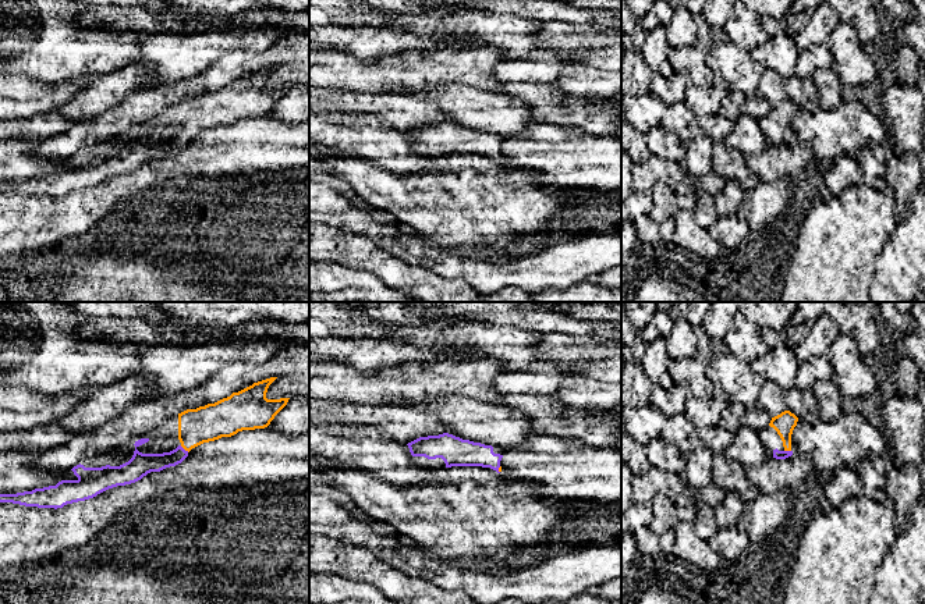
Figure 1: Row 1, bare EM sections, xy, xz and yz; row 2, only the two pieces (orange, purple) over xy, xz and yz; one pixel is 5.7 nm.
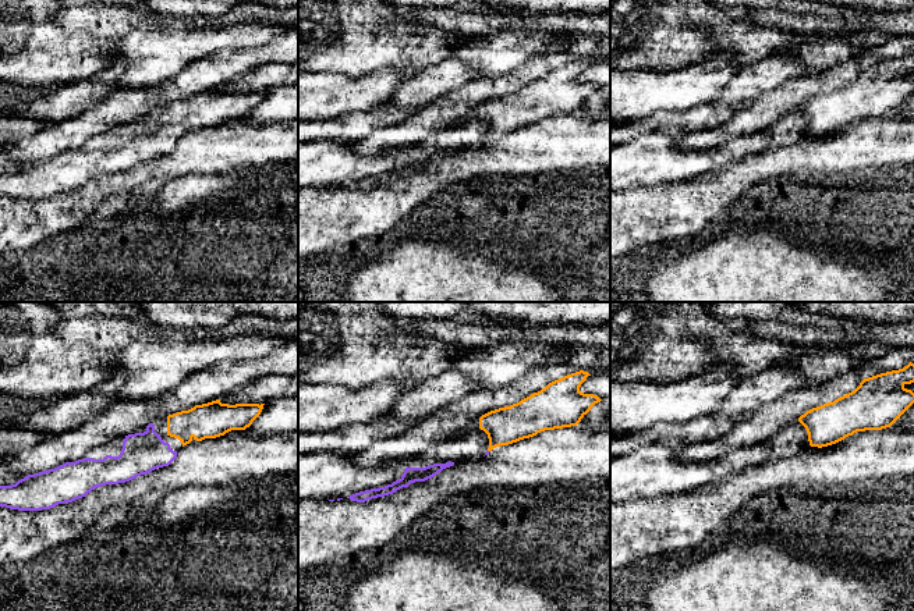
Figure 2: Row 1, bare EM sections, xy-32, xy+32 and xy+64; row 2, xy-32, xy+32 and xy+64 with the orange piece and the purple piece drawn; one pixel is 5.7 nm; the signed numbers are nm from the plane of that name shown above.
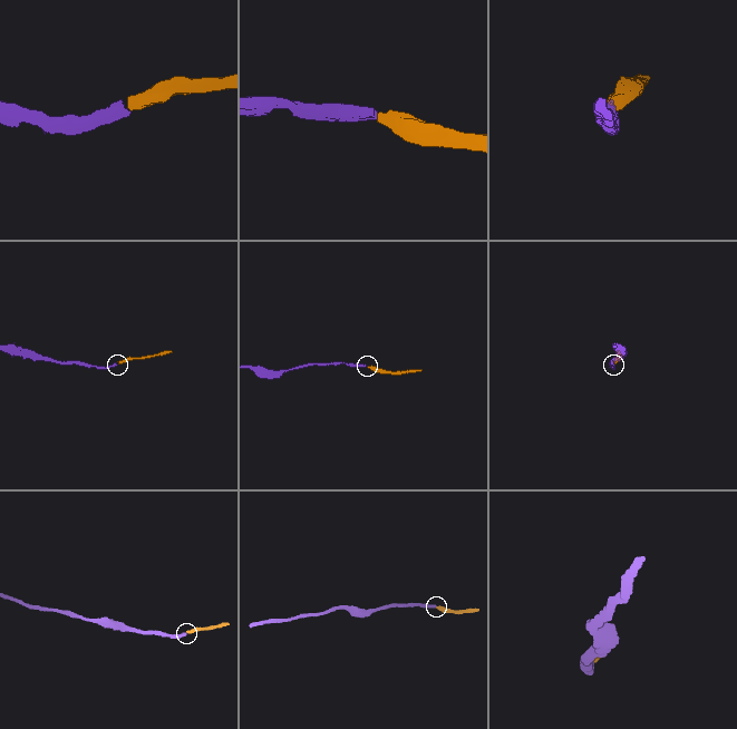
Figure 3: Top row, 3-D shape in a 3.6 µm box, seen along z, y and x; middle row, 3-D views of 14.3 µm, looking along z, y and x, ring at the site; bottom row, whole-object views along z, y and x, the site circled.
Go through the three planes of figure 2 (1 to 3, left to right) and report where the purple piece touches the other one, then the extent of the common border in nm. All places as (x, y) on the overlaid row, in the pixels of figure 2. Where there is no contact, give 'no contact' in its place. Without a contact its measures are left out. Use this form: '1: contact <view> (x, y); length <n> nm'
1: no contact
2: no contact
3: no contact

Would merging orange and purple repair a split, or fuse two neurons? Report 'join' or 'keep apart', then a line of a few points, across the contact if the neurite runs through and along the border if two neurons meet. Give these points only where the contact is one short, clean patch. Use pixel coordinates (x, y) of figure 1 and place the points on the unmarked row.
join | xy (206, 112), (184, 137), (173, 146), (144, 152)

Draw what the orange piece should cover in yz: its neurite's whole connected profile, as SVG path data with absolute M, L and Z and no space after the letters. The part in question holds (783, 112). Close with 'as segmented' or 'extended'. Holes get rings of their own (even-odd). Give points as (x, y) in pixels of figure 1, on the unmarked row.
M784 99L780 103L772 106L769 114L773 116L783 129L783 139L777 136L773 138L773 146L786 148L793 143L791 139L791 122L794 116L797 114L798 106L790 99Z; extended

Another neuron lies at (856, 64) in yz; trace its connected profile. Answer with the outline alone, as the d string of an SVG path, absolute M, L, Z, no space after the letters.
M839 22L826 45L833 54L832 67L844 88L860 86L887 75L873 47L864 46L851 25Z

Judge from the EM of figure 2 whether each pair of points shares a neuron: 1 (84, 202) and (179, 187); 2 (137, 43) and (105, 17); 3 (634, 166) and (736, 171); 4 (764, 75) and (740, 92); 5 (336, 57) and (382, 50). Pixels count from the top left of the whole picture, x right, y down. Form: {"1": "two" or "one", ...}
{"1": "two", "2": "two", "3": "two", "4": "one", "5": "one"}

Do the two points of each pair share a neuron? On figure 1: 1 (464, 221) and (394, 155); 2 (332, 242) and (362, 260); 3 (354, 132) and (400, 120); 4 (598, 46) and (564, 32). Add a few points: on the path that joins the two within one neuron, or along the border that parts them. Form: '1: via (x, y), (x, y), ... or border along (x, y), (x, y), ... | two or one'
1: border along (381, 166), (399, 173), (424, 171) | two
2: via (339, 244), (355, 253) | one
3: border along (350, 116), (375, 114), (383, 124), (406, 132) | two
4: via (589, 46), (581, 46), (573, 41) | one

